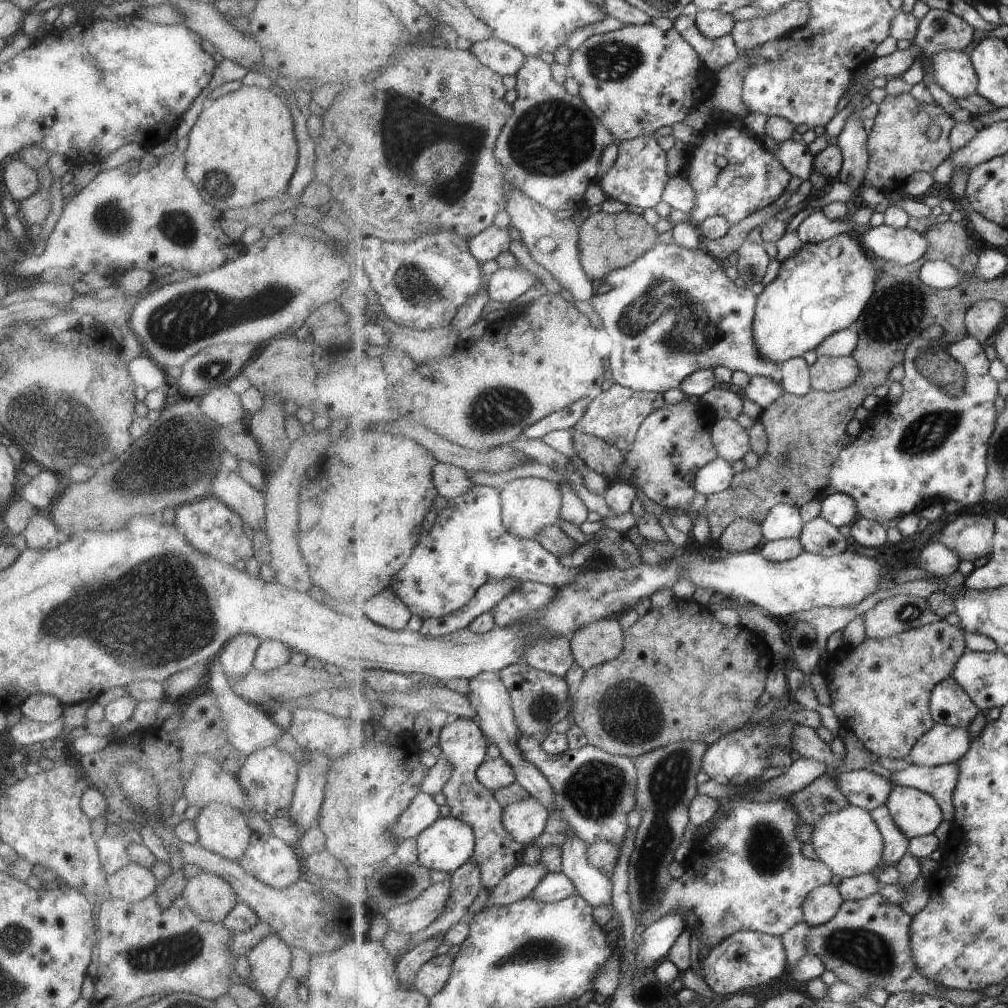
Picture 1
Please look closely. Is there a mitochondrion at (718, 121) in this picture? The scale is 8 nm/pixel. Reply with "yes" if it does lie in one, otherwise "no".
no

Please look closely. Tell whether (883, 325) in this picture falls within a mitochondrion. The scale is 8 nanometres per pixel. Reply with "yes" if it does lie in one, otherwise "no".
yes

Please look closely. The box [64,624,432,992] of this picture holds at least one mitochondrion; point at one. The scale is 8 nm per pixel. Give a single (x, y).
(173, 952)

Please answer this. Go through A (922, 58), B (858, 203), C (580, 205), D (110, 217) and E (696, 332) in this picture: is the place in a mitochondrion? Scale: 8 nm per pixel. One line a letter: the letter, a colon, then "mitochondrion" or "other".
A: other
B: other
C: other
D: mitochondrion
E: mitochondrion

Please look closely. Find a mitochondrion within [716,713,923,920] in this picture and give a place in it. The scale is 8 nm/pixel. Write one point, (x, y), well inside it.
(767, 850)

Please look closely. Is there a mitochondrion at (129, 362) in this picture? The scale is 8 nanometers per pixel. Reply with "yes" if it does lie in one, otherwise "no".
no

